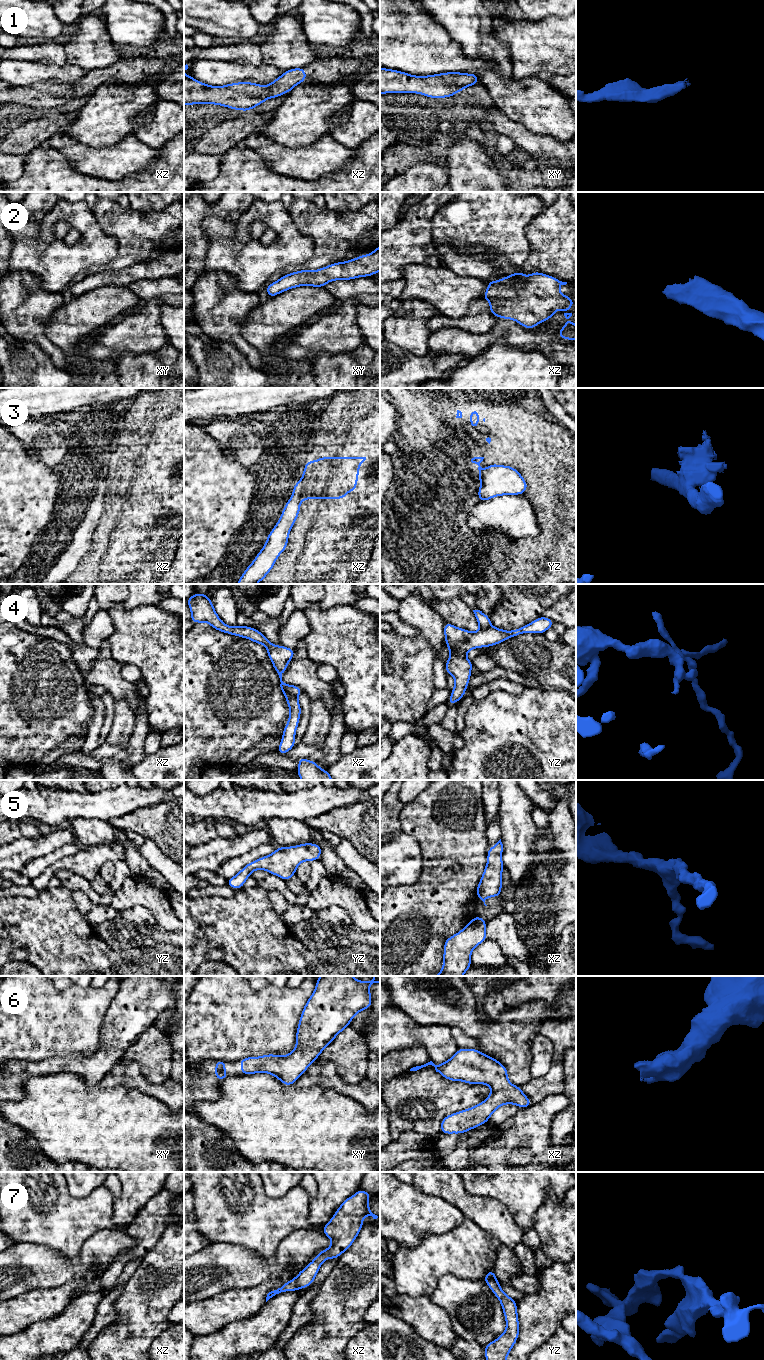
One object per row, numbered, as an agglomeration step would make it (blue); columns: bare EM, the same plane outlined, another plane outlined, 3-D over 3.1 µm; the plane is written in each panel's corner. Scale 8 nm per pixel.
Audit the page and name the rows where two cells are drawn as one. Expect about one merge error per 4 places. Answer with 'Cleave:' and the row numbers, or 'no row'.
Cleave: 4, 7

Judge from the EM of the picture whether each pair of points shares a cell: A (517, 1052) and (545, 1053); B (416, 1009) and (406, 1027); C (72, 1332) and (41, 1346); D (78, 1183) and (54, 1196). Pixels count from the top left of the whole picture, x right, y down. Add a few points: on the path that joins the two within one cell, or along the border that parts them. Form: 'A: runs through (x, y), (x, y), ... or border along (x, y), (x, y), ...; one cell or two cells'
A: border along (538, 1034), (531, 1046), (531, 1076); two cells
B: border along (397, 1006), (415, 1022), (433, 1024); two cells
C: runs through (64, 1332), (49, 1338); one cell
D: border along (66, 1182), (74, 1197), (86, 1197), (91, 1192); two cells

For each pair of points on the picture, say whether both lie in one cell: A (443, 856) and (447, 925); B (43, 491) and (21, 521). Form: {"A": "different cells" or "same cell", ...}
{"A": "same cell", "B": "same cell"}

